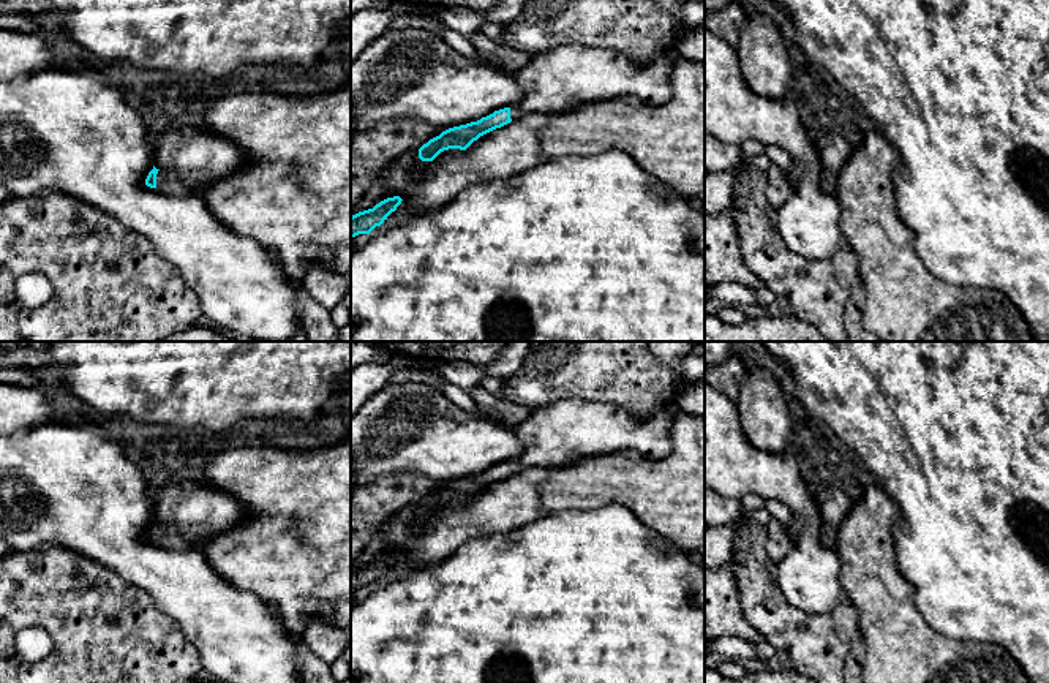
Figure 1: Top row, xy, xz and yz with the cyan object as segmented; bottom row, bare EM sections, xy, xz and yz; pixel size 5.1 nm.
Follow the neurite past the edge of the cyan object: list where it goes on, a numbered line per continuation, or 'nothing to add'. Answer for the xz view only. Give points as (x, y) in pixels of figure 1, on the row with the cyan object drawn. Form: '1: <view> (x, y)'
1: xz (558, 81)

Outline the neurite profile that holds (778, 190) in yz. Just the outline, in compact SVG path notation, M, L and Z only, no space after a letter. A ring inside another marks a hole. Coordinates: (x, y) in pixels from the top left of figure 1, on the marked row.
M771 166L766 171L766 187L765 187L765 196L768 202L779 209L782 207L787 199L791 196L793 187L787 177L777 166Z

